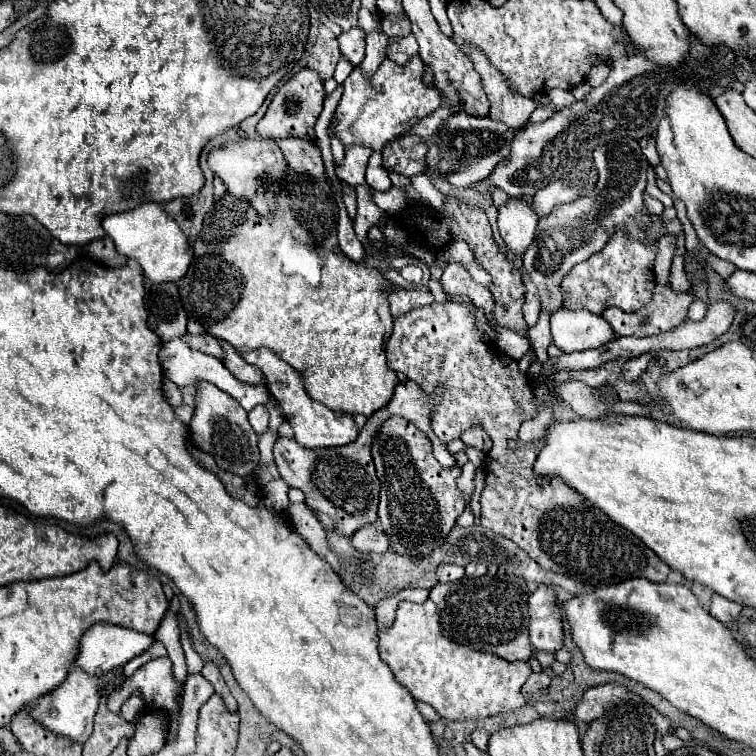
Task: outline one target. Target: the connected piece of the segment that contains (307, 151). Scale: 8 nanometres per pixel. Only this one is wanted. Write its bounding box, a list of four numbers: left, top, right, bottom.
[278,138,326,180]

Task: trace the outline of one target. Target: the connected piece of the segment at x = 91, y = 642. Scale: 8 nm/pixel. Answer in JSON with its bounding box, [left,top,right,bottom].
[74,622,154,676]

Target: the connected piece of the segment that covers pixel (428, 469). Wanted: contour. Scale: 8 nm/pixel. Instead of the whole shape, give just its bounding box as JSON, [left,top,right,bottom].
[372,416,466,558]

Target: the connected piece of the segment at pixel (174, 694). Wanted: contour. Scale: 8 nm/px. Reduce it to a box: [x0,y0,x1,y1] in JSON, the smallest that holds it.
[110,658,182,722]

